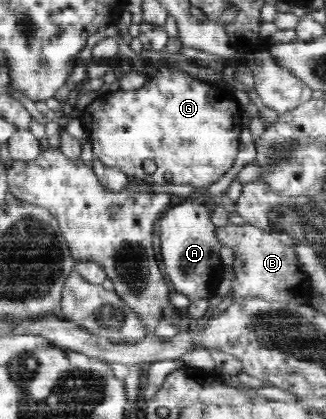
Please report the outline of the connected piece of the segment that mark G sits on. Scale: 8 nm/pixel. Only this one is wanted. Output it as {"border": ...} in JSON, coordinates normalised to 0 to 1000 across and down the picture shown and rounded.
{"border":[[[491,160],[479,189],[405,217],[359,215],[276,243],[245,272],[245,286],[279,334],[288,375],[325,399],[356,401],[423,432],[485,442],[592,442],[638,446],[712,406],[736,356],[742,272],[712,217],[620,198],[577,184],[564,169]]]}

